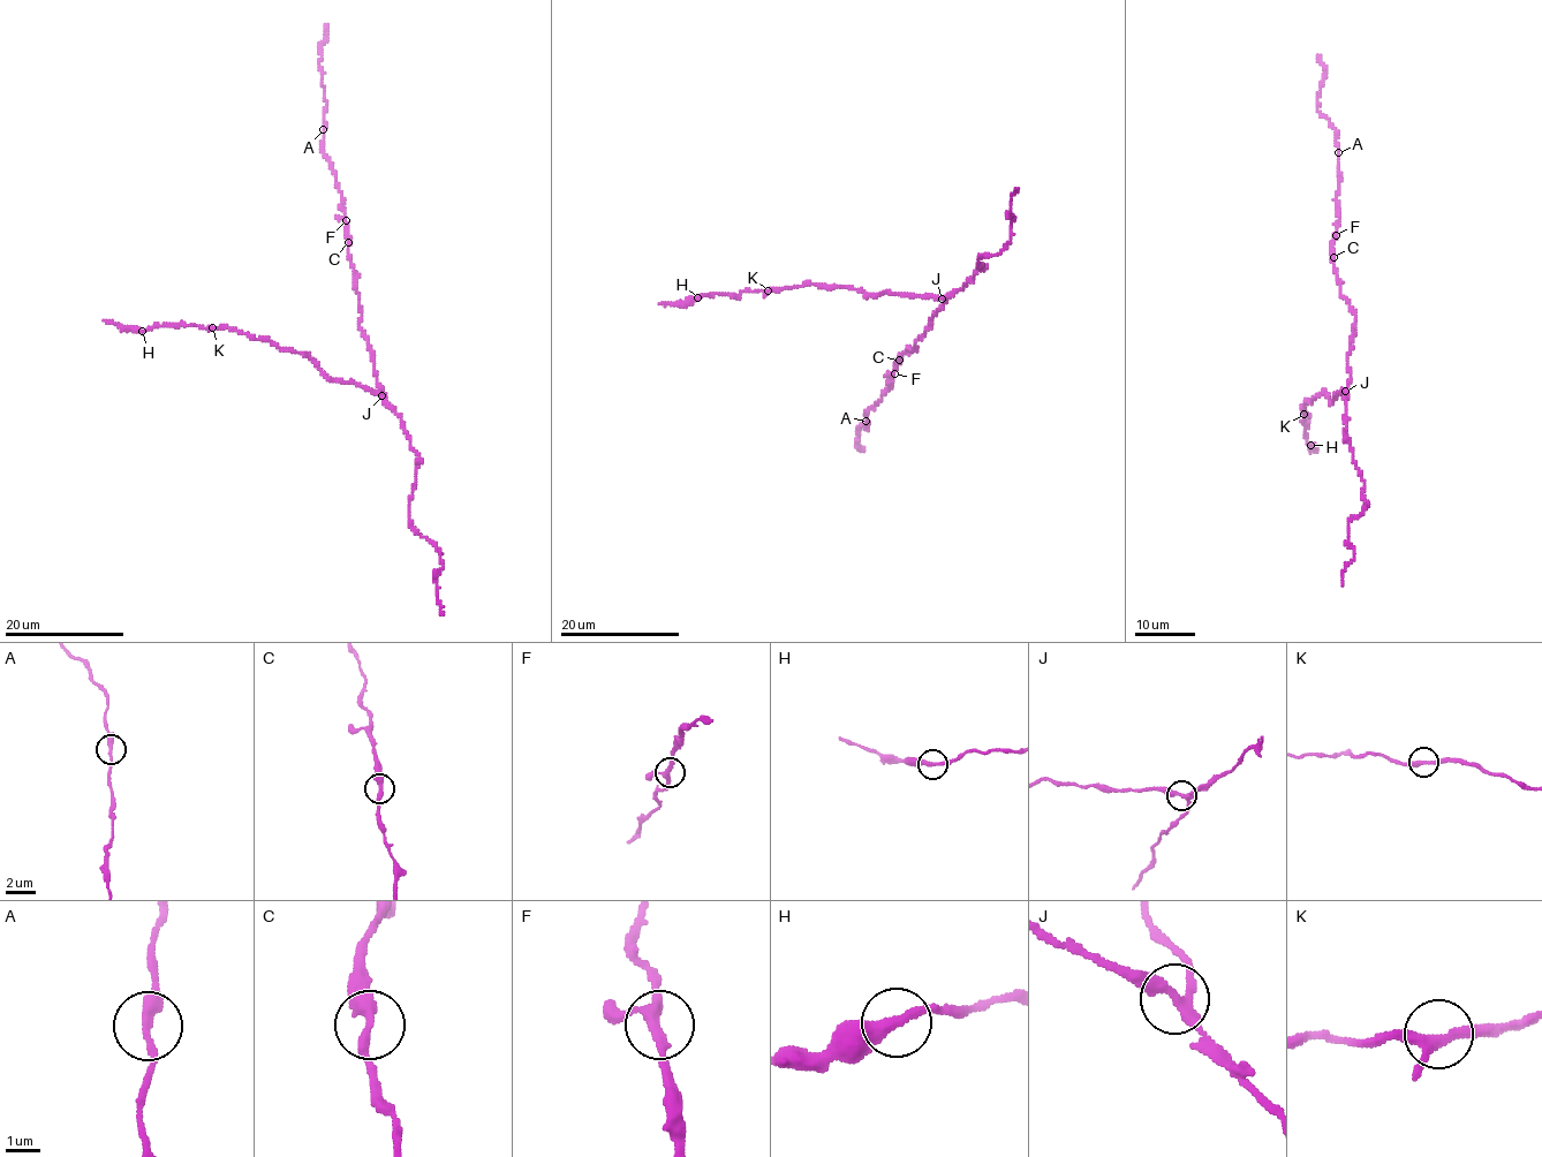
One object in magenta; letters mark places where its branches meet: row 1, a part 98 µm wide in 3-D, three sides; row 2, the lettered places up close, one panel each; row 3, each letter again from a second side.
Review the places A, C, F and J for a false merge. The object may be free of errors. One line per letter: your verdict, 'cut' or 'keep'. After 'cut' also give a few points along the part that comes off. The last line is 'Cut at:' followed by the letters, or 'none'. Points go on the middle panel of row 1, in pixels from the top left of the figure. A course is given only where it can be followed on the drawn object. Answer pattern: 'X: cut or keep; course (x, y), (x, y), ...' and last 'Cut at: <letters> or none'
A: keep
C: keep
F: keep
J: cut; course (942, 299), (872, 296), (856, 288), (809, 285), (659, 303)
Cut at: J

